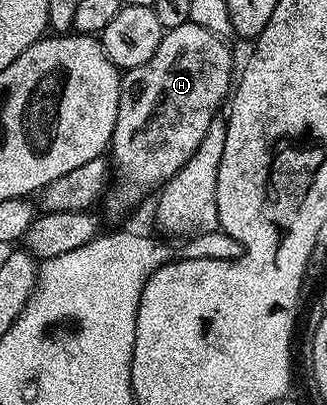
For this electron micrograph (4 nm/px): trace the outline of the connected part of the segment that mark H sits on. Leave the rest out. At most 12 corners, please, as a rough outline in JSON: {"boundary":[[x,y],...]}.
{"boundary":[[164,32],[122,74],[101,198],[123,217],[197,151],[233,89],[224,38]]}

